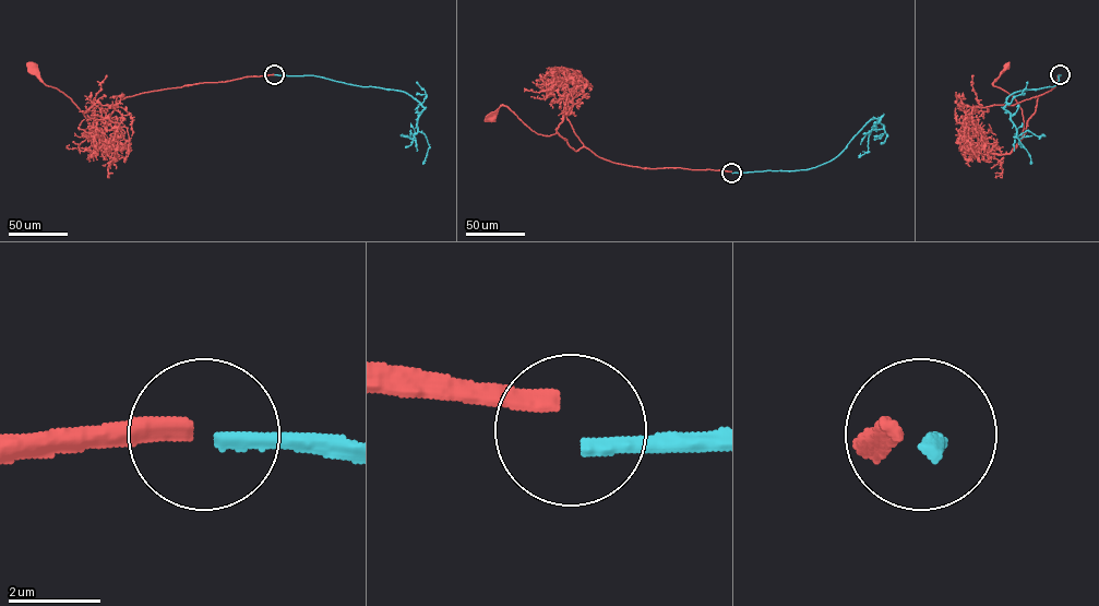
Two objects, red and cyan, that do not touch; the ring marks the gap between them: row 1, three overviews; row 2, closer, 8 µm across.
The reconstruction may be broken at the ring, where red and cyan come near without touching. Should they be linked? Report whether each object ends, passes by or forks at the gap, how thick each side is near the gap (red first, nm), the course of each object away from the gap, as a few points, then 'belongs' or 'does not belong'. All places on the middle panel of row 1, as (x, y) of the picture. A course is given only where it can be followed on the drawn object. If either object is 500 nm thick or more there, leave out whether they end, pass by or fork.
red ends there; cyan ends there; 380 nm thick on the red side, 320 nm on the other; red runs (731, 171), (618, 164), (584, 146), (576, 151), (557, 132), (538, 134), (506, 106), (501, 105), (491, 119); cyan runs (732, 173), (815, 167), (834, 158), (865, 125), (882, 116), (875, 128), (883, 128), (887, 137), (880, 142); does not belong

